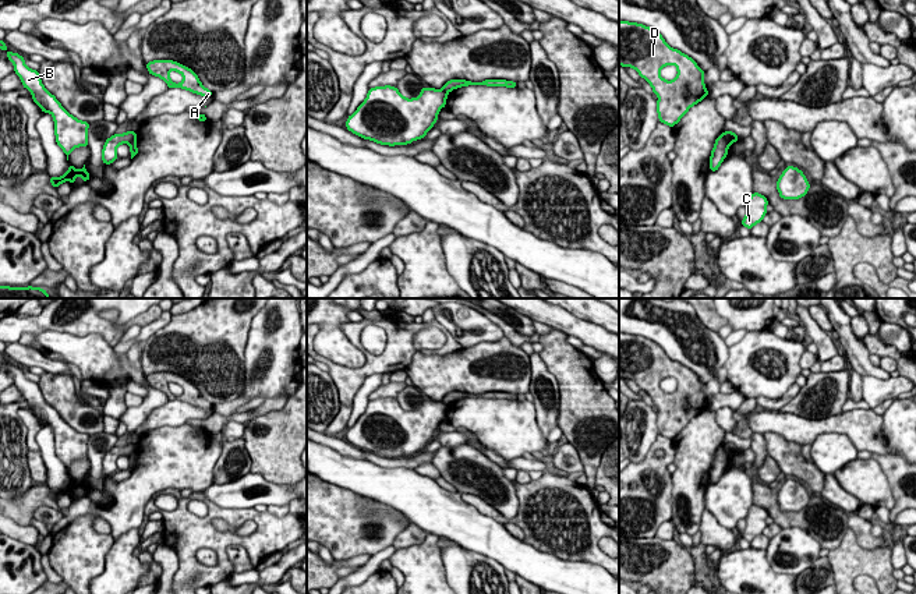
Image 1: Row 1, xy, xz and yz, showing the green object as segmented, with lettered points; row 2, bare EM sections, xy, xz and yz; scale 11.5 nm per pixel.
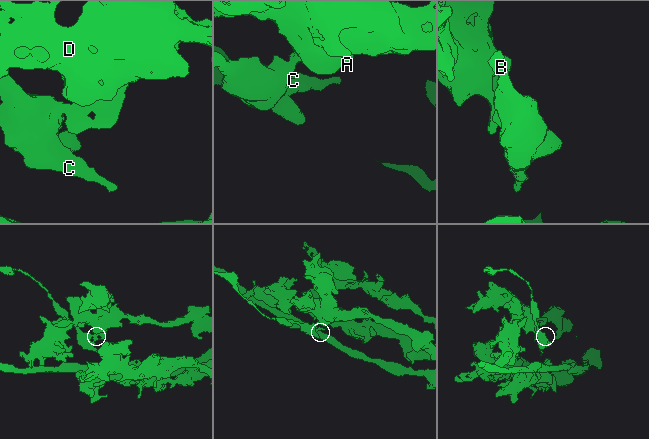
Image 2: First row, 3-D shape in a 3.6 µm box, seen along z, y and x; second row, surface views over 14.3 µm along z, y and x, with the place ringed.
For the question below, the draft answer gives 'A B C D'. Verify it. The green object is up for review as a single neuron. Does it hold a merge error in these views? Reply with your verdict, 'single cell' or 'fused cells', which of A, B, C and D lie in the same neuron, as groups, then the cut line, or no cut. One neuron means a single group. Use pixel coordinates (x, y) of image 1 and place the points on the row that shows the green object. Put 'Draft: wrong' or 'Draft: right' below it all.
fused cells | A D / B C | yz (722, 134), (728, 145)
Draft: wrong

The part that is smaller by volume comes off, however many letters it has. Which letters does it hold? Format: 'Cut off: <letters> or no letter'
Cut off: B, C

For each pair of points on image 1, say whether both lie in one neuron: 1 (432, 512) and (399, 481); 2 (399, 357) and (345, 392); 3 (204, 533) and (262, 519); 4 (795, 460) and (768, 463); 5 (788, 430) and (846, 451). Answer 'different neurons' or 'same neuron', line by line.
1: same neuron
2: same neuron
3: same neuron
4: different neurons
5: different neurons

